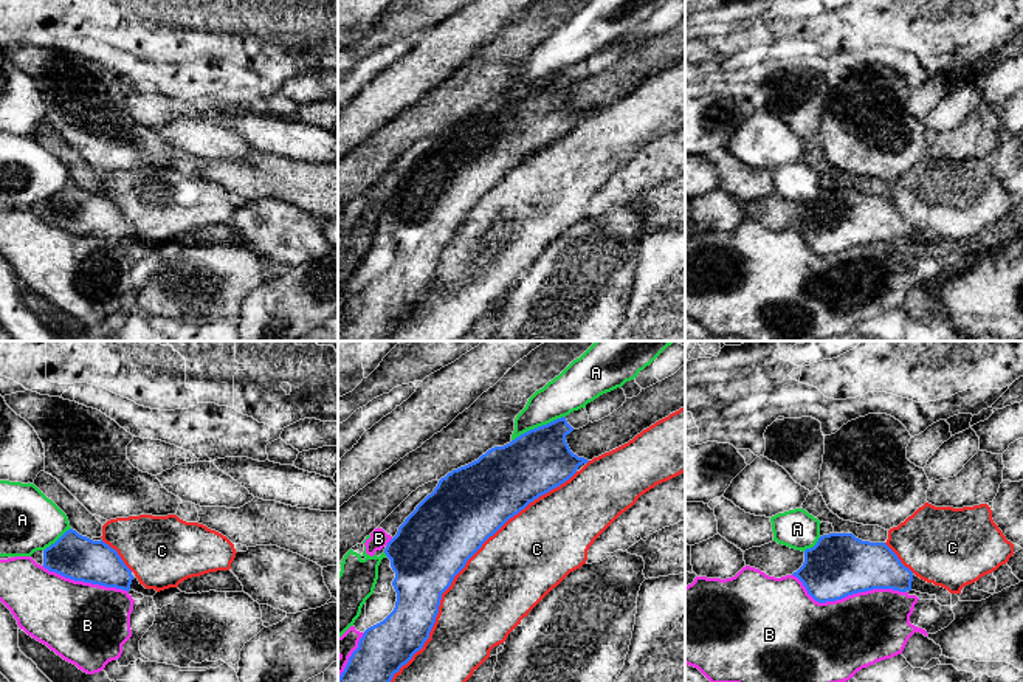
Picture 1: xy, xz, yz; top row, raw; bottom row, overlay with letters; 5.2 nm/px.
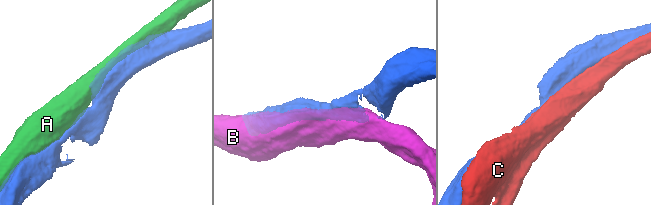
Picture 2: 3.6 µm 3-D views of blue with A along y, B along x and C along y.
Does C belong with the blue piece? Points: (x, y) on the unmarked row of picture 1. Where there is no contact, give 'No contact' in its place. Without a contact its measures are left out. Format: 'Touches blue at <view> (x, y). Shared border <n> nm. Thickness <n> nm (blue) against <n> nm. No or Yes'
Touches blue at xz (462, 220). Shared border 1500 nm. Thickness 380 nm (blue) against 420 nm. No

